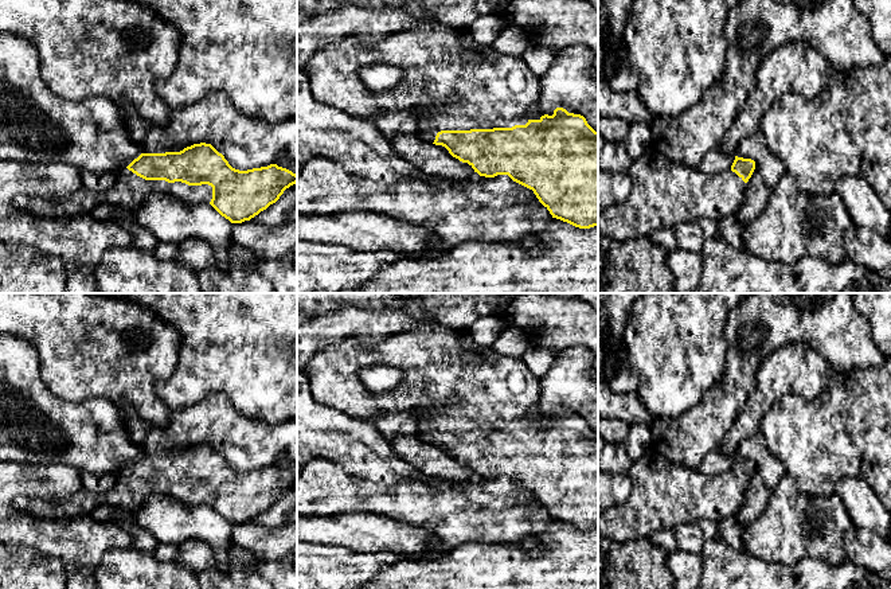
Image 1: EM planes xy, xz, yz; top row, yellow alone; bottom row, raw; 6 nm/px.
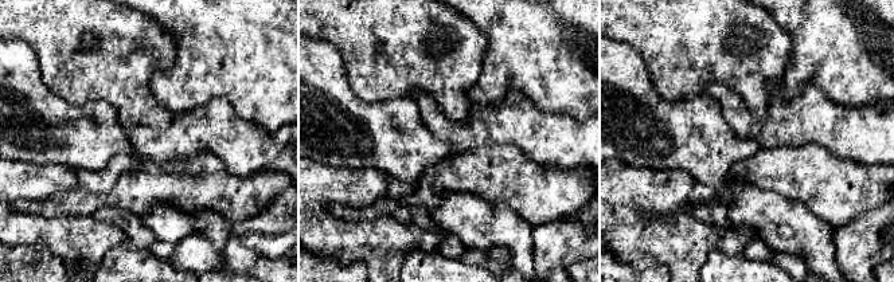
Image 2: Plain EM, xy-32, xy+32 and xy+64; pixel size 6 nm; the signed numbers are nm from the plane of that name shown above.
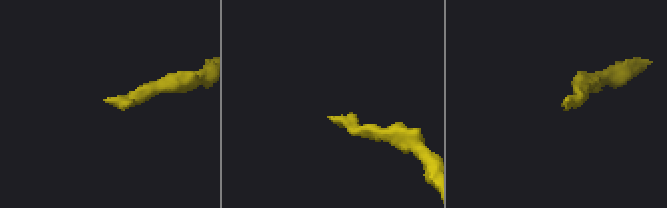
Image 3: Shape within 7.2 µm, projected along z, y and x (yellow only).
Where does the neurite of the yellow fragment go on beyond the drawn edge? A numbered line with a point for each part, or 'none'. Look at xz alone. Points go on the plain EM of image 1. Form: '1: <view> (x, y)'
1: xz (453, 385)

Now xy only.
1: xy (129, 492)

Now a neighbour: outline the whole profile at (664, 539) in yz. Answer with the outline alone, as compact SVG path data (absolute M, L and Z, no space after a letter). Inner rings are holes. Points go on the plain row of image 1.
M672 530L656 531L649 539L653 545L664 549L669 555L677 550Z

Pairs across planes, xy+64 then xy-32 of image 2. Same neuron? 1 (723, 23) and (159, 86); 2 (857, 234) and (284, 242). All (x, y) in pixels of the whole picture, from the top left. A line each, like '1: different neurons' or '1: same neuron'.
1: different neurons
2: same neuron

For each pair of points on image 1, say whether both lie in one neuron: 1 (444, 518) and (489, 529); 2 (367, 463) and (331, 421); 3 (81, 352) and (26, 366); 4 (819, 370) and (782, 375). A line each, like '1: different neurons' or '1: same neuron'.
1: same neuron
2: same neuron
3: different neurons
4: same neuron

